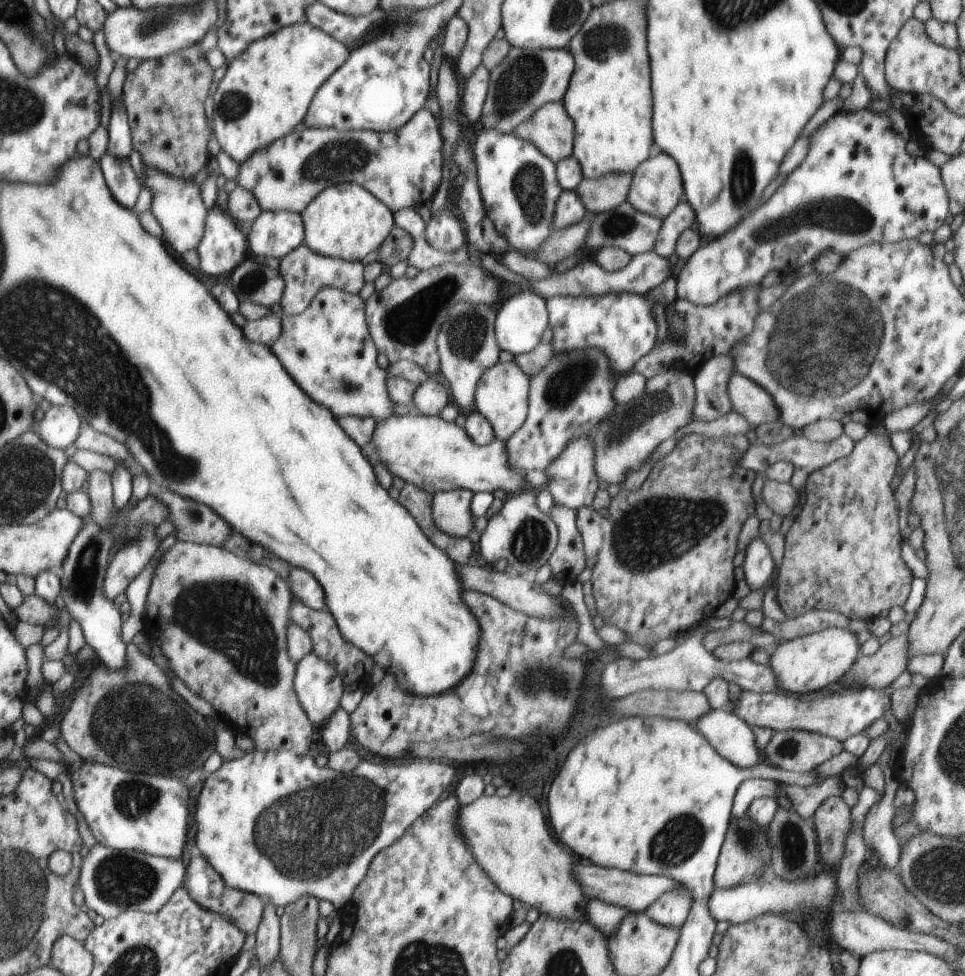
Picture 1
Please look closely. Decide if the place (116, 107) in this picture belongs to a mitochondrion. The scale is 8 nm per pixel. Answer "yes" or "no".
no

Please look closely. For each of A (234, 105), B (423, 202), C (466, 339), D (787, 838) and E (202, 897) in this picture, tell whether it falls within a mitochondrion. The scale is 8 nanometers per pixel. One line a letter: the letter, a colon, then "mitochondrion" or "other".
A: mitochondrion
B: other
C: mitochondrion
D: mitochondrion
E: other

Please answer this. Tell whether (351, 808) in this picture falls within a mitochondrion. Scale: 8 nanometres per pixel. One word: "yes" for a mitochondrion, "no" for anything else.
yes

